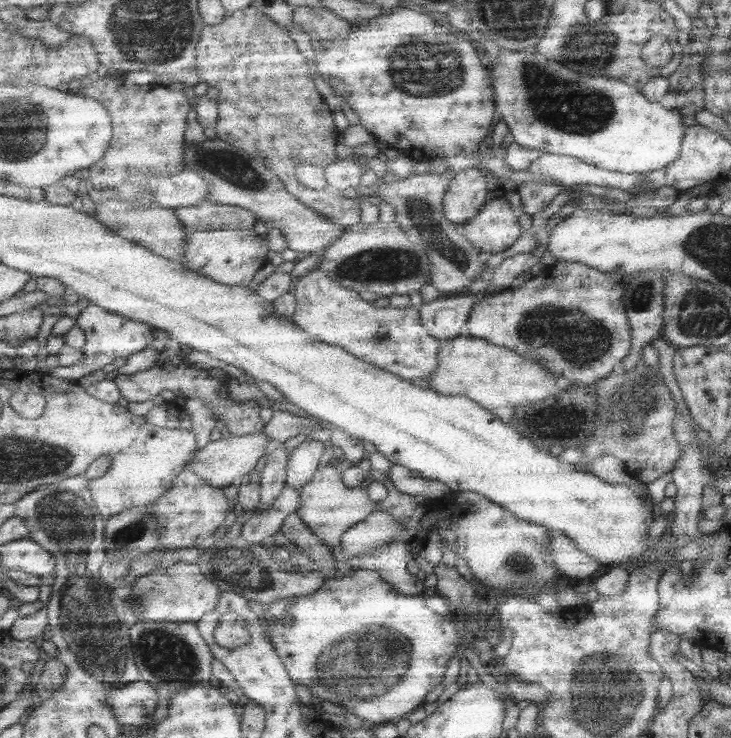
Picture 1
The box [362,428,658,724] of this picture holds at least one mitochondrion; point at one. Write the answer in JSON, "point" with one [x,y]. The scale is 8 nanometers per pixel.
{"point":[523,567]}

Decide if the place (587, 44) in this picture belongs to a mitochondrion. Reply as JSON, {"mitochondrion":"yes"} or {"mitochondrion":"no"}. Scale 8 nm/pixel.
{"mitochondrion":"yes"}

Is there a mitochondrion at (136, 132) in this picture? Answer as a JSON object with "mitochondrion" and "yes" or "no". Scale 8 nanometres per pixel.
{"mitochondrion":"no"}

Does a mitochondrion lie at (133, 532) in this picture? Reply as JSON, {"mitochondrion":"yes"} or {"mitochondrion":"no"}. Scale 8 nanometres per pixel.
{"mitochondrion":"yes"}

